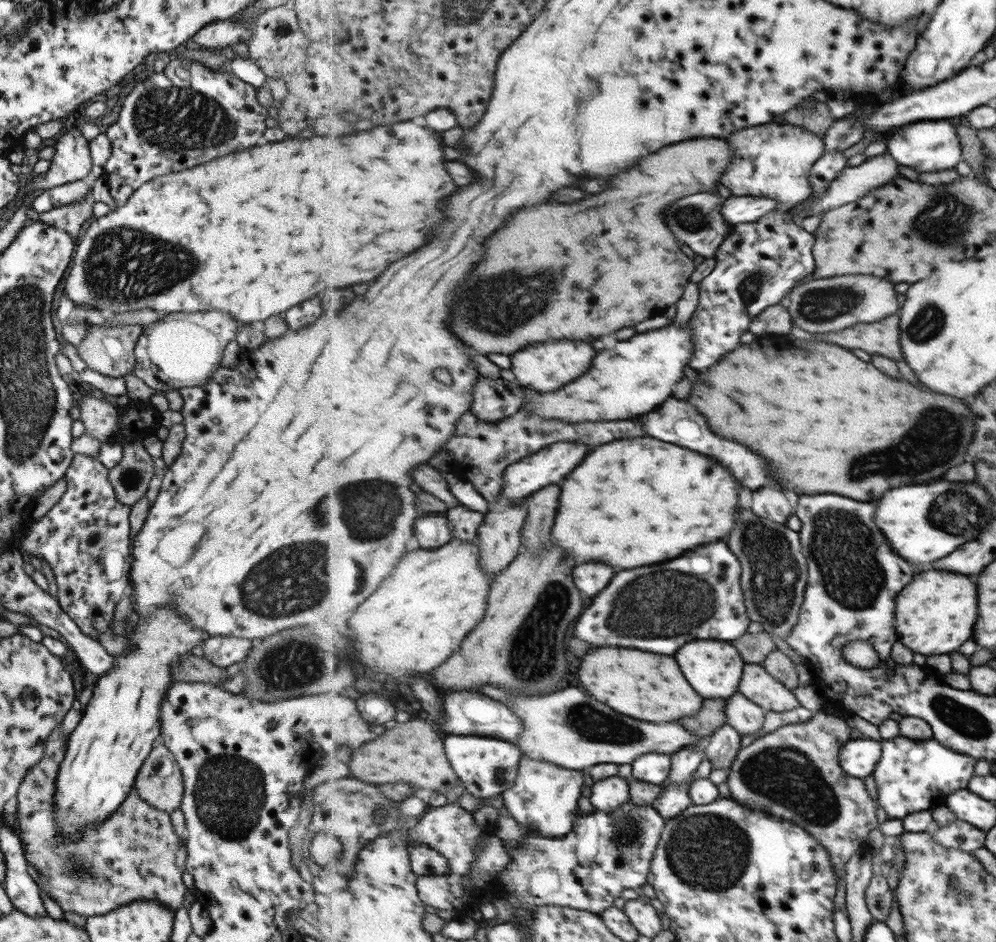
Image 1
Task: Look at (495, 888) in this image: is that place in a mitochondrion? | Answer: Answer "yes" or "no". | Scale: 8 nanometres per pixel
no

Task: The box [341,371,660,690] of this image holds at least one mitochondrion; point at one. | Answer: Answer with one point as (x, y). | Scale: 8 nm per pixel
(528, 659)

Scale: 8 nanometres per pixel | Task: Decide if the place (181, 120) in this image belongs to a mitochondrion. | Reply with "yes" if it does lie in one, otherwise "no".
yes

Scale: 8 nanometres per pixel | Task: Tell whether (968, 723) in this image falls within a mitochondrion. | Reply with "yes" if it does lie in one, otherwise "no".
yes

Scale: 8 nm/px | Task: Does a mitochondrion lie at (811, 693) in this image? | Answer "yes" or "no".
no

